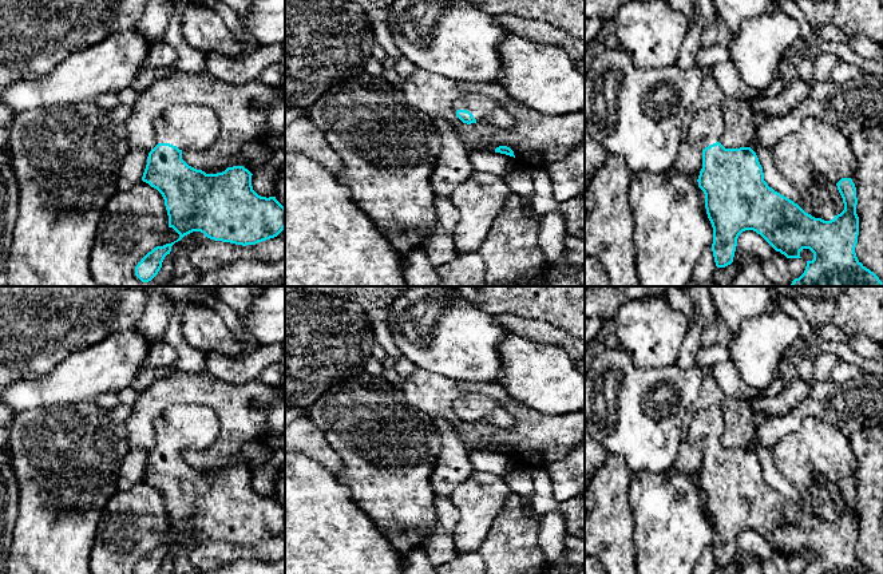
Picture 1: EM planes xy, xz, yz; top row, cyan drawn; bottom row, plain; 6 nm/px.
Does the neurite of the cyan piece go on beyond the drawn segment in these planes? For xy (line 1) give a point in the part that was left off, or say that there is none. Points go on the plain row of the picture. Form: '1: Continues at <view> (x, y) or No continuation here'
1: Continues at xy (186, 426)

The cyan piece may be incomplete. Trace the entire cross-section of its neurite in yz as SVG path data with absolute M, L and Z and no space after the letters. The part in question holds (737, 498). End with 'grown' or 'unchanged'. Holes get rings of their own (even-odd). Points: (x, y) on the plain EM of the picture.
M718 407L694 412L689 424L689 443L702 451L702 468L697 482L705 494L705 508L713 527L712 551L717 567L733 562L739 535L745 530L753 530L787 558L801 558L800 551L809 549L813 559L807 561L803 574L875 574L855 553L859 516L856 487L851 478L842 478L836 483L844 510L831 520L815 518L768 486L759 458L751 447L725 448L718 442L722 432L724 416Z; grown

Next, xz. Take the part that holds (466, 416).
M479 393L460 395L454 408L456 416L467 424L488 421L500 428L511 428L515 423L511 413L498 401Z; grown

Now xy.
M175 404L155 419L154 427L158 444L149 452L142 480L162 494L169 527L173 527L179 538L149 551L135 566L135 574L158 574L171 546L193 531L201 531L214 541L246 546L274 538L285 529L285 507L276 496L261 496L253 490L253 474L248 468L233 466L222 472L206 474L182 459L185 448L202 451L217 439L221 423L213 408Z; grown

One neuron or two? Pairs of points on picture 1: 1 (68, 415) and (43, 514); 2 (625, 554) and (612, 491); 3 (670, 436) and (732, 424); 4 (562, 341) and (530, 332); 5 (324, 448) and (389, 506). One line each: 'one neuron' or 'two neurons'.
1: one neuron
2: one neuron
3: two neurons
4: one neuron
5: two neurons

